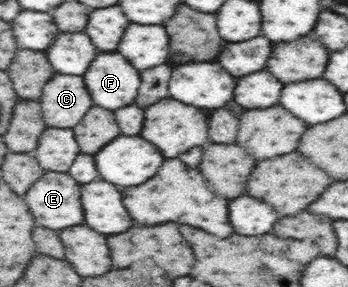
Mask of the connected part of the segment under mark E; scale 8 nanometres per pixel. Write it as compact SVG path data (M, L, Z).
M45 172L23 196L37 226L63 230L83 224L81 185L70 174Z

